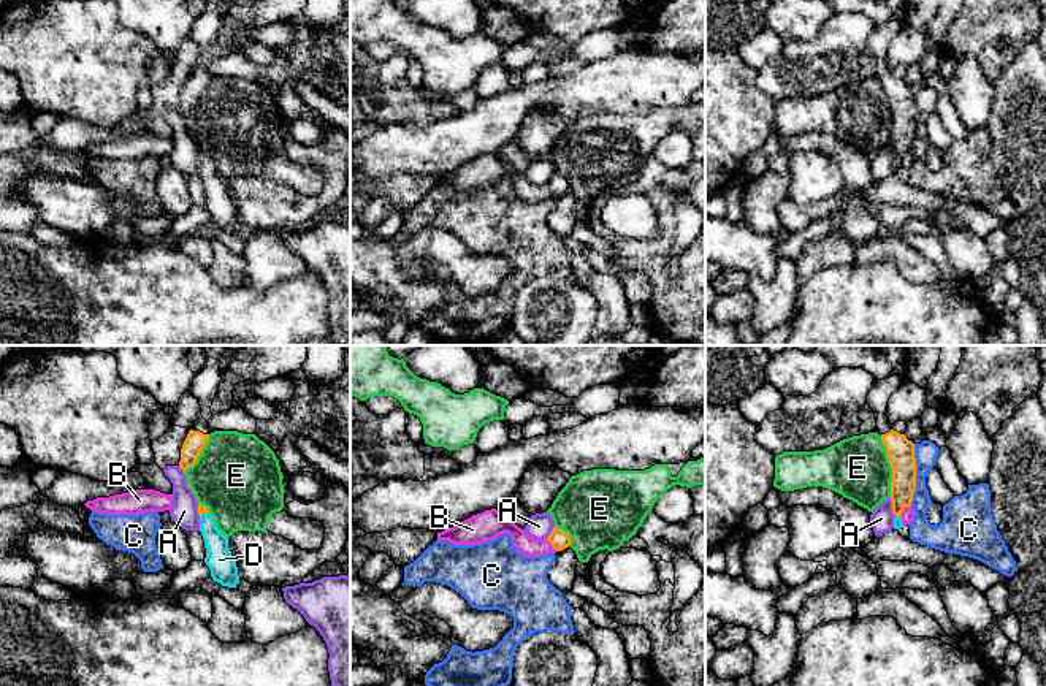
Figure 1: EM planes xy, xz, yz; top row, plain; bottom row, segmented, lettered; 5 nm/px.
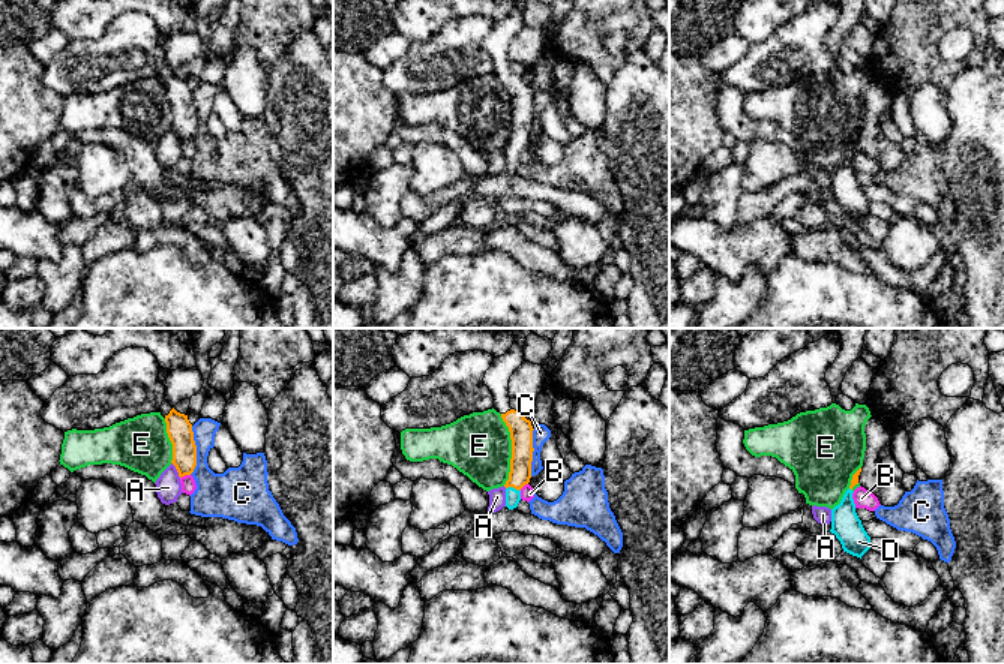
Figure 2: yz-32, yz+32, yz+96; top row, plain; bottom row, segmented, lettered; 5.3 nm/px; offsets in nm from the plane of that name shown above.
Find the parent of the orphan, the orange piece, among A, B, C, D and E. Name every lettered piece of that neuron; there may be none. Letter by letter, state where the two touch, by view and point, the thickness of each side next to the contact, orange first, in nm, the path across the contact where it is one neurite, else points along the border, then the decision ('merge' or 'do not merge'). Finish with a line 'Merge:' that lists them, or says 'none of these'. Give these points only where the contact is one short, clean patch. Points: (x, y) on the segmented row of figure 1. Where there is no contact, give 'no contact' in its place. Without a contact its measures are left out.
A: yz (893, 507) | 130/120 nm | along yz (889, 498), (896, 515) | do not merge
B: yz (902, 510) | 130/70 nm | along yz (910, 504), (900, 517) | do not merge
C: yz (916, 474) | 140/120 nm | along yz (915, 444), (916, 488), (910, 504) | do not merge
D: xy (203, 512) | 50/130 nm | across xy (202, 509), (203, 512), (219, 558) | merge
E: yz (891, 466) | 140/320 nm | along yz (880, 436), (891, 468), (891, 496) | do not merge
Merge: D

